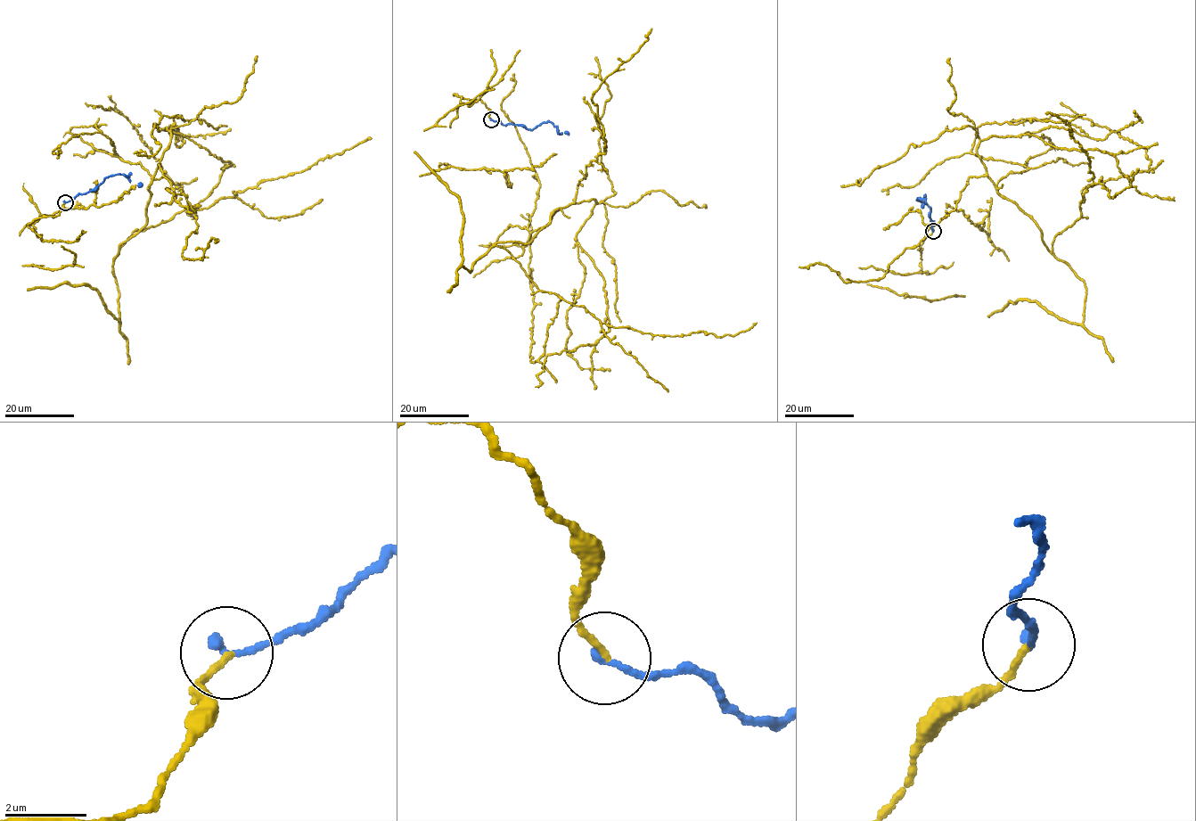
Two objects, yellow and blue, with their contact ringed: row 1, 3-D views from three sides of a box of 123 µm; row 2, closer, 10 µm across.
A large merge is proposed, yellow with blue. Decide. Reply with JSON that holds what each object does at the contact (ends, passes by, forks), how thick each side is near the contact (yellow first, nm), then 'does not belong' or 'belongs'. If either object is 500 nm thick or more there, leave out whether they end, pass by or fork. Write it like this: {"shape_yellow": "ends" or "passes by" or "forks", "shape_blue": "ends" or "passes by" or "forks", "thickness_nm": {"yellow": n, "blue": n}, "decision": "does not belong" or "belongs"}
{"shape_yellow": "ends", "shape_blue": "ends", "thickness_nm": {"yellow": 140, "blue": 240}, "decision": "belongs"}

